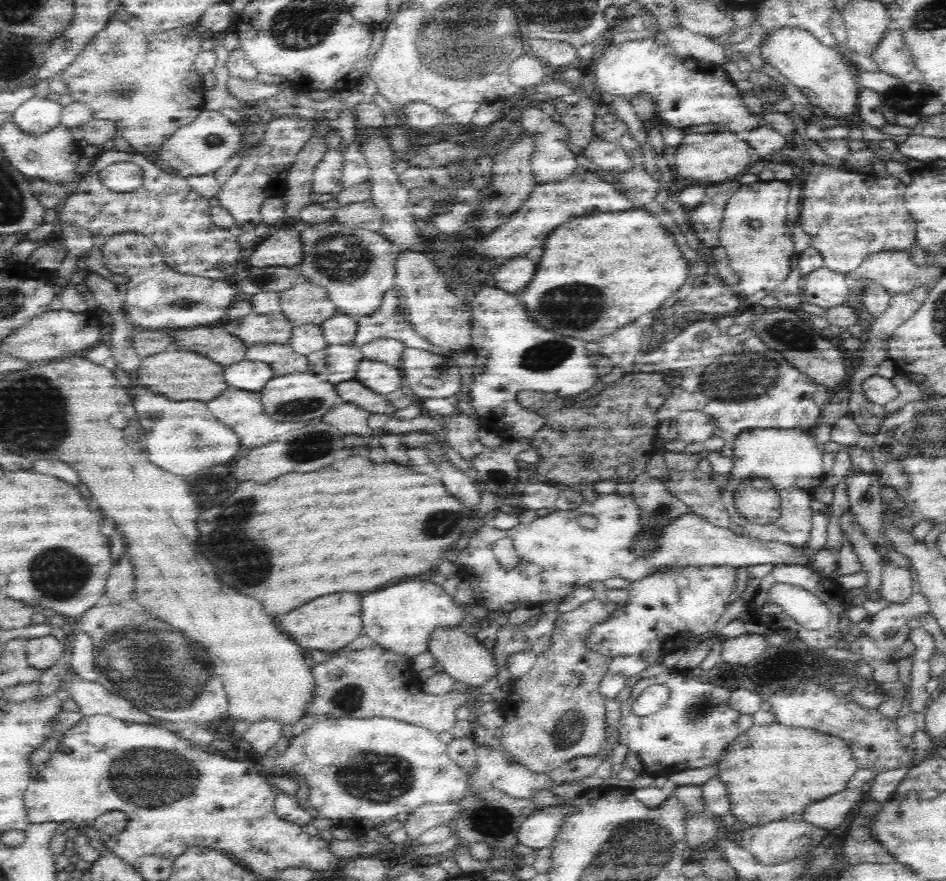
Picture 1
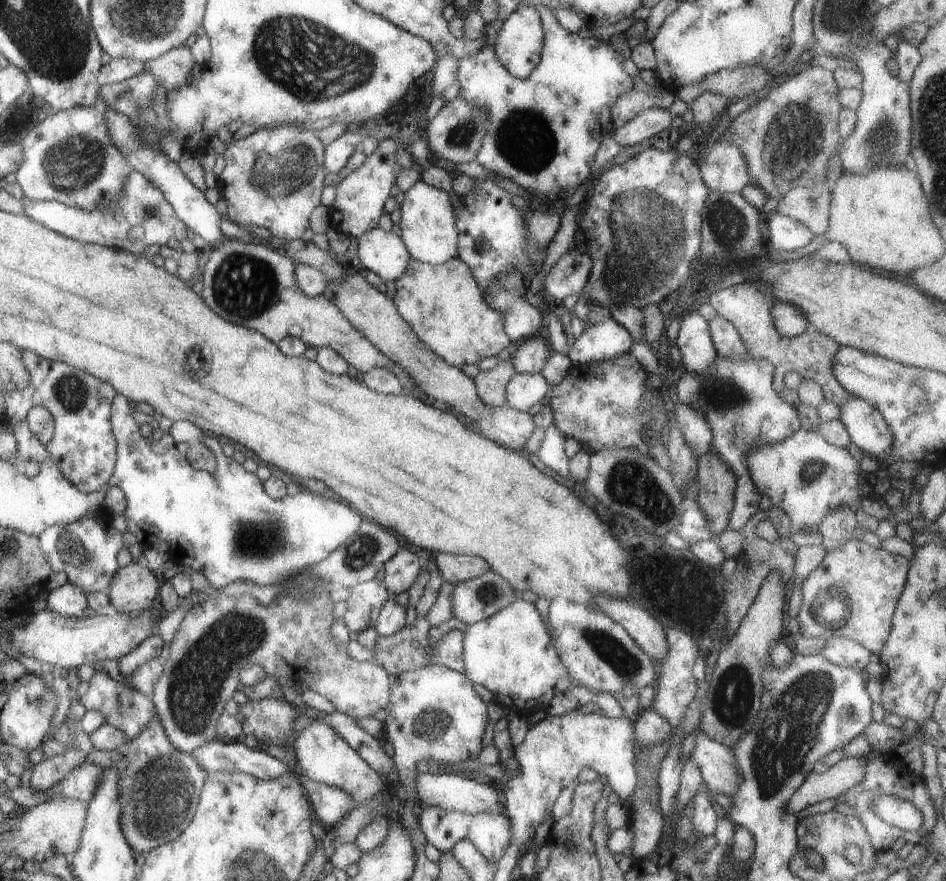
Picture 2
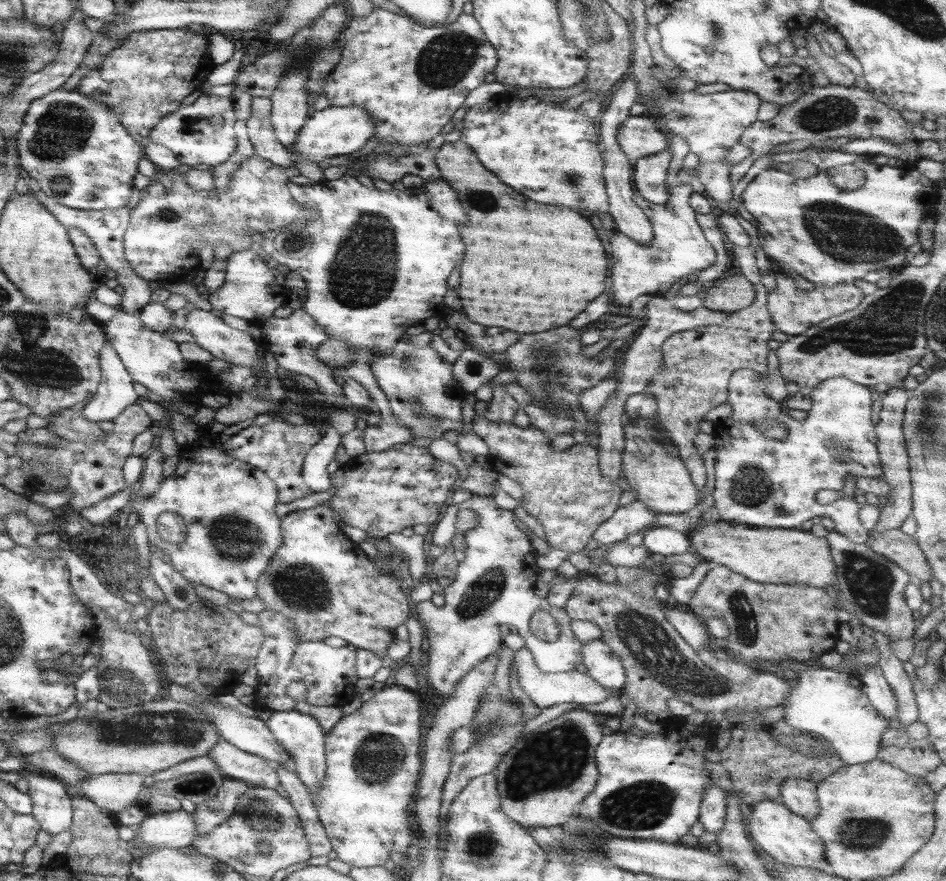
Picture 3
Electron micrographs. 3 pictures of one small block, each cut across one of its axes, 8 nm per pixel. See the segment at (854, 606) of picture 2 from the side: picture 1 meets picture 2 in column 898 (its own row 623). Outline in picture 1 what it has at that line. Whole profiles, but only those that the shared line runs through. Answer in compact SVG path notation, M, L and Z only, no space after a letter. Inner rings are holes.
M598 599L582 603L578 608L561 613L555 621L551 635L551 649L537 656L534 666L512 683L510 695L504 698L503 706L499 708L505 718L502 727L500 747L504 756L510 755L513 762L525 766L530 772L544 774L552 772L554 768L566 764L578 756L594 756L606 738L606 719L604 719L604 701L600 695L599 687L603 673L606 672L608 656L588 651L586 649L586 636L588 628L606 620L614 610L621 605L612 603L607 606Z

